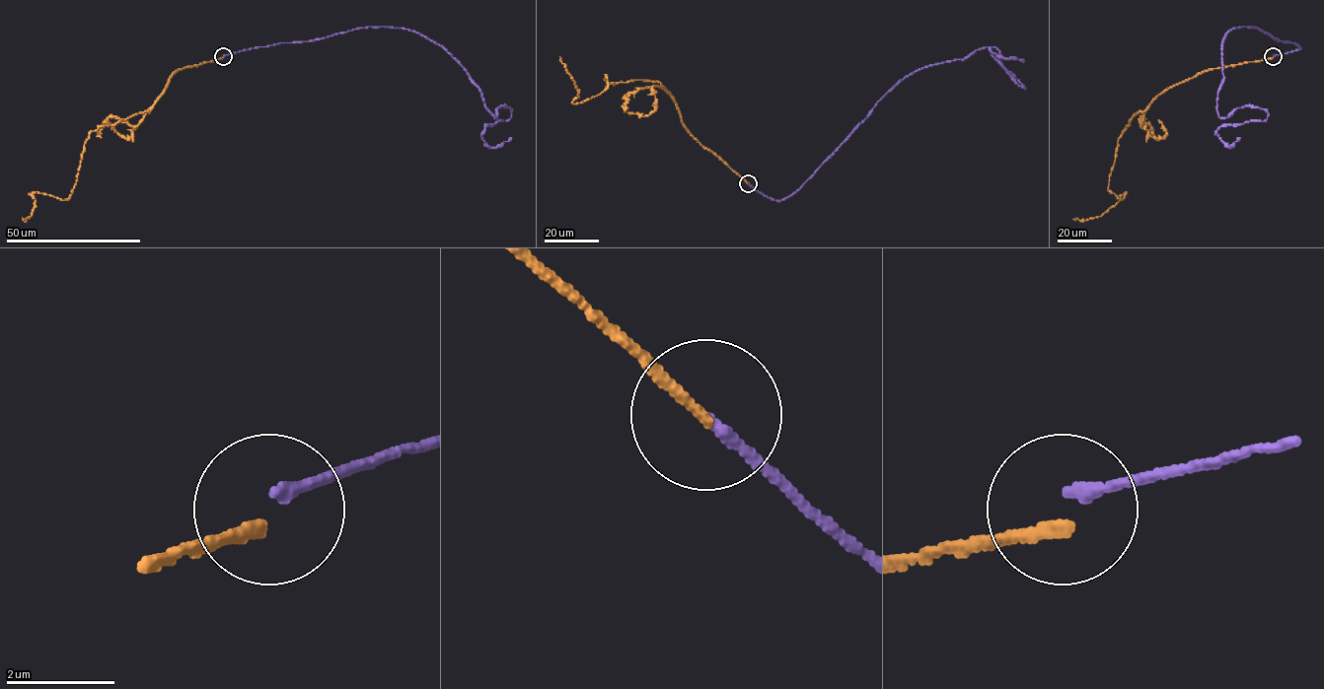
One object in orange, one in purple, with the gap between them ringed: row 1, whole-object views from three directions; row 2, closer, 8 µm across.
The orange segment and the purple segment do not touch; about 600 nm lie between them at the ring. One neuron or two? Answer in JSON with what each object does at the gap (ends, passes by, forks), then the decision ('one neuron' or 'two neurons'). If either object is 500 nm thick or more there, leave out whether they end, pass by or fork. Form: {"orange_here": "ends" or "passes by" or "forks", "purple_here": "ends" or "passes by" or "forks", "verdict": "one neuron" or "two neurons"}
{"orange_here": "ends", "purple_here": "ends", "verdict": "two neurons"}

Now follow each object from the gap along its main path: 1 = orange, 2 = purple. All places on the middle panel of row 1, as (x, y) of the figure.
1: (748, 183), (691, 135), (658, 81), (609, 83), (606, 75), (605, 90), (572, 103), (578, 91), (559, 57)
2: (748, 183), (775, 200), (792, 195), (889, 92), (924, 68), (995, 47), (1025, 88), (990, 49), (1023, 60)

